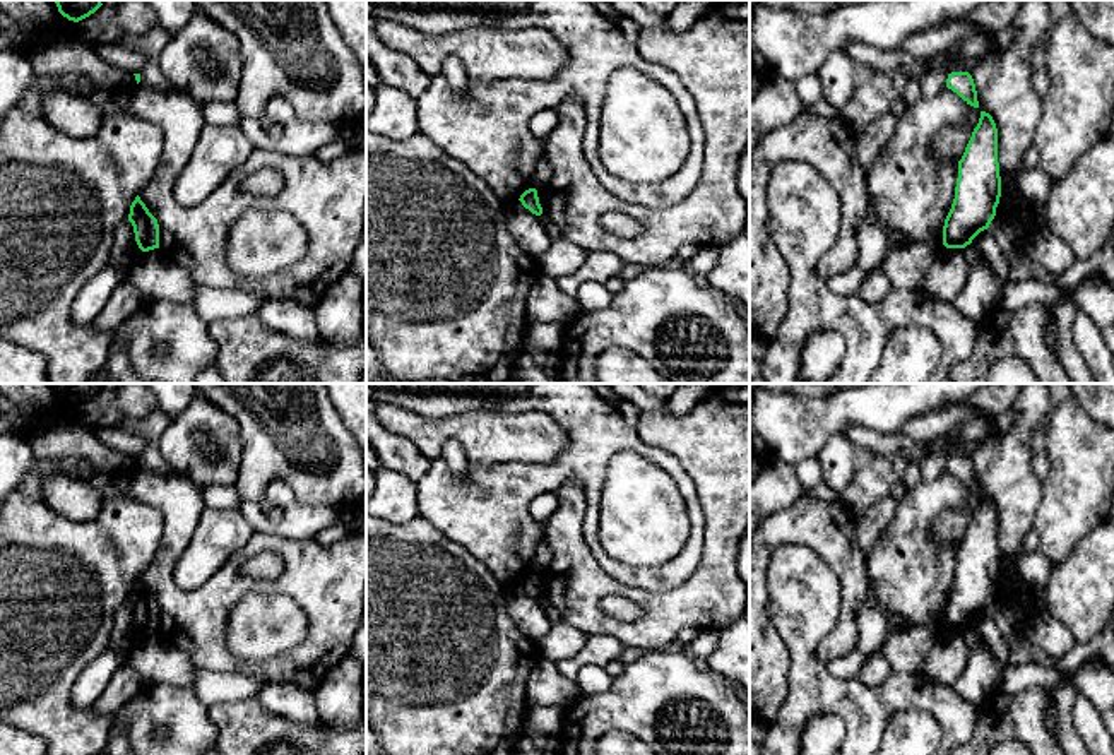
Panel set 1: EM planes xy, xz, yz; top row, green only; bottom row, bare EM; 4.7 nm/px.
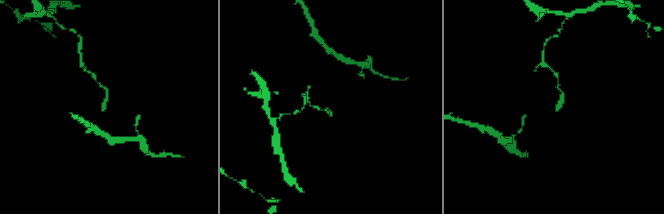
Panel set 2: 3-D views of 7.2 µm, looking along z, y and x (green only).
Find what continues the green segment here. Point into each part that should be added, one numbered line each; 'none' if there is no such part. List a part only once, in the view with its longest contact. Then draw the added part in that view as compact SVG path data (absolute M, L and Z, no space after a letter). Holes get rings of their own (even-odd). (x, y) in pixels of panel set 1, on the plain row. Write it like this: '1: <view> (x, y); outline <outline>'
none

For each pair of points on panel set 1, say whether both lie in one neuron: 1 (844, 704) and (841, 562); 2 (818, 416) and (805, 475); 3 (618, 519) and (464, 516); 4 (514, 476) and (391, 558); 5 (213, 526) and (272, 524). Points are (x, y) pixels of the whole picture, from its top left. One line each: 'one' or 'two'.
1: two
2: two
3: two
4: two
5: two

